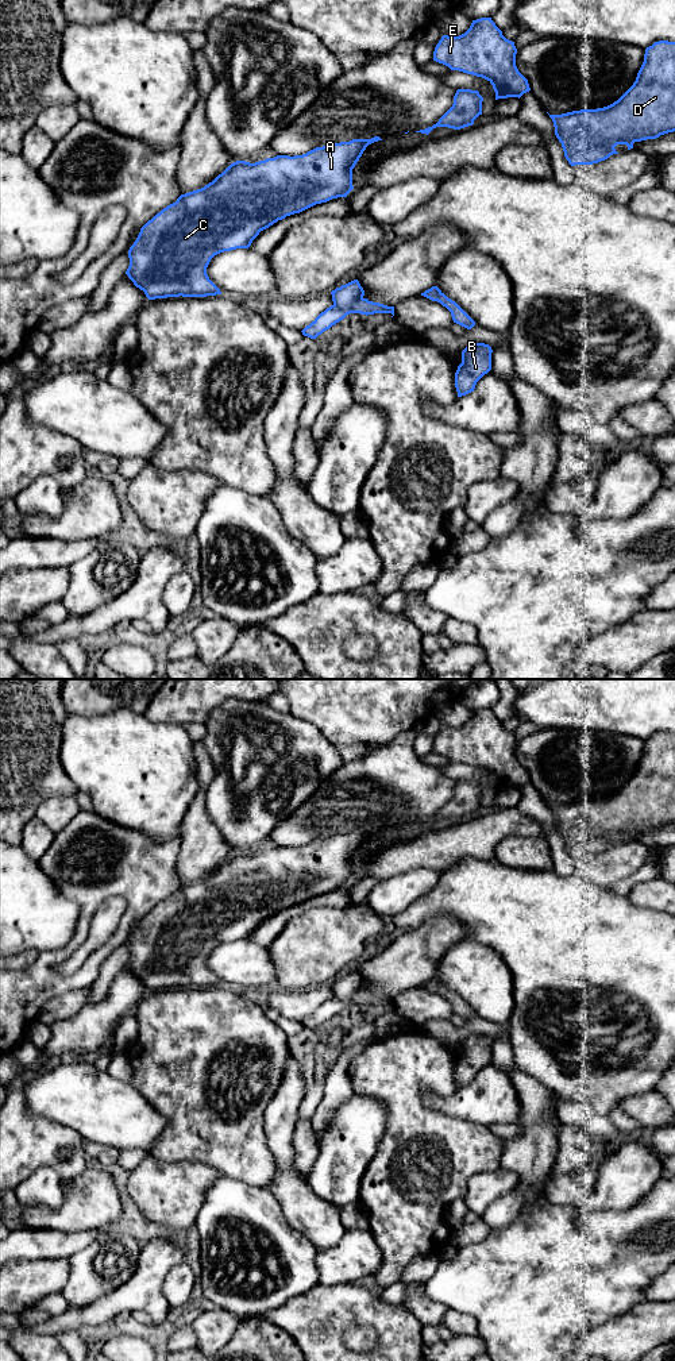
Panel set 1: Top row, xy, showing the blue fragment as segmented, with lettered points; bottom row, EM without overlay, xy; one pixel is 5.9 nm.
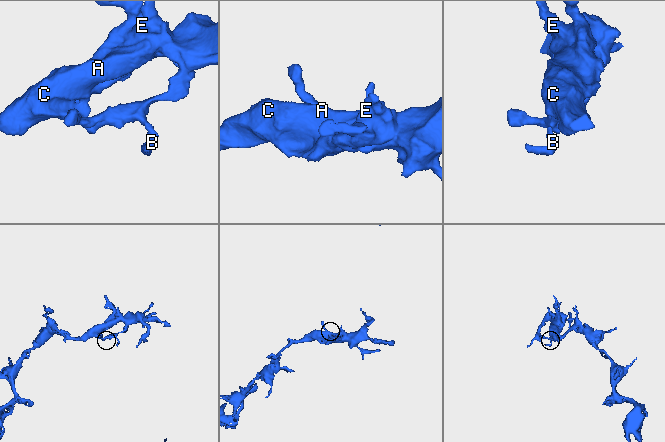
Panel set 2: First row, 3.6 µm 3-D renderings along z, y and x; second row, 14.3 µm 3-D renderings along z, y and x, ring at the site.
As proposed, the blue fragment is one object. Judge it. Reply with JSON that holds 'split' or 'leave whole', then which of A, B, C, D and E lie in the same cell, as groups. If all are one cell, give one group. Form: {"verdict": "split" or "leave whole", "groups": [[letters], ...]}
{"verdict": "split", "groups": [["A", "C", "E"], ["B", "D"]]}

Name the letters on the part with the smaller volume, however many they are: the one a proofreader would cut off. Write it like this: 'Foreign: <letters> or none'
Foreign: B, D

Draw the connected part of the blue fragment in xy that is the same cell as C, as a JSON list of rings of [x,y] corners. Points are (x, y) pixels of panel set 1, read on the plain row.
[[[379,828],[352,830],[316,838],[302,847],[277,847],[255,855],[246,852],[231,855],[212,874],[201,880],[181,886],[176,894],[163,899],[140,919],[136,932],[128,941],[130,957],[126,965],[136,979],[144,983],[148,991],[221,986],[207,965],[207,959],[215,946],[236,940],[248,940],[261,922],[278,911],[300,905],[316,895],[347,888],[354,880],[352,860],[366,838],[378,832],[382,830]]]

